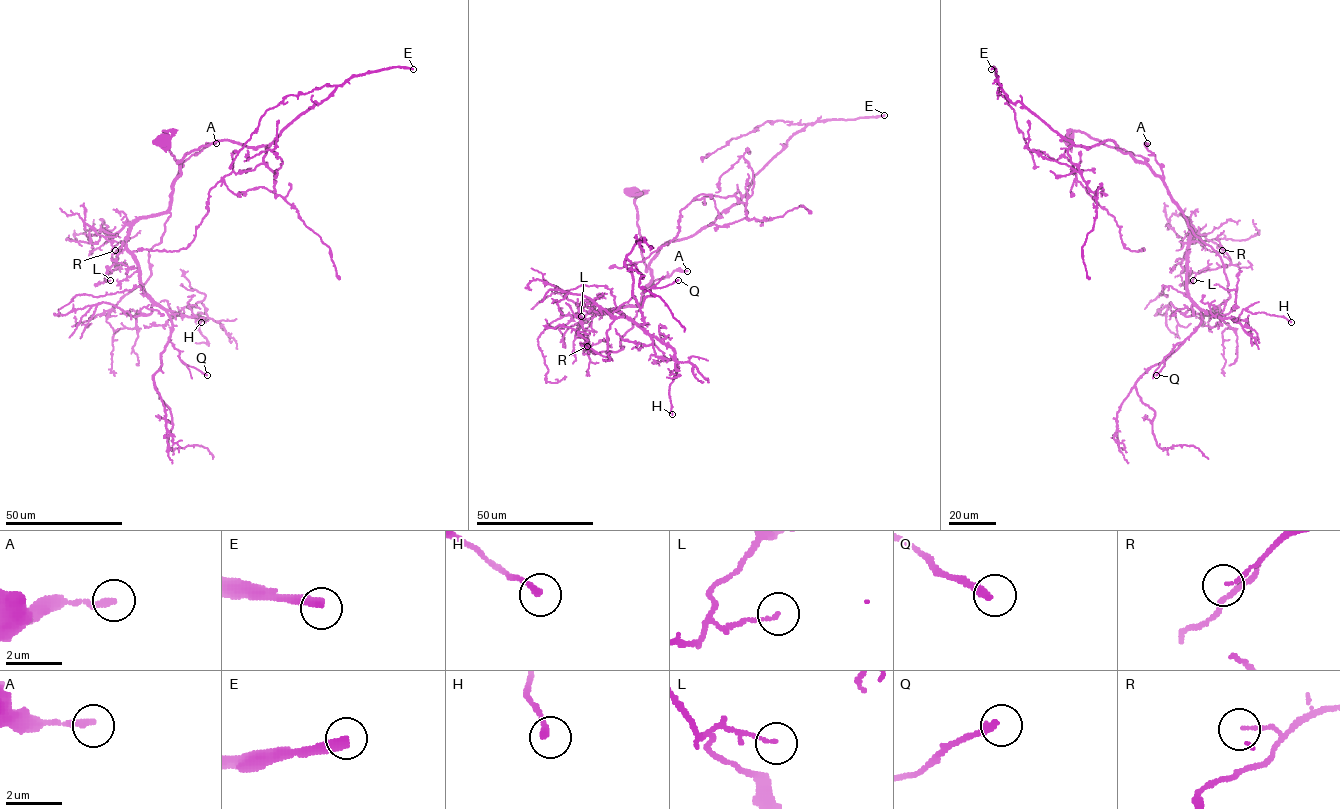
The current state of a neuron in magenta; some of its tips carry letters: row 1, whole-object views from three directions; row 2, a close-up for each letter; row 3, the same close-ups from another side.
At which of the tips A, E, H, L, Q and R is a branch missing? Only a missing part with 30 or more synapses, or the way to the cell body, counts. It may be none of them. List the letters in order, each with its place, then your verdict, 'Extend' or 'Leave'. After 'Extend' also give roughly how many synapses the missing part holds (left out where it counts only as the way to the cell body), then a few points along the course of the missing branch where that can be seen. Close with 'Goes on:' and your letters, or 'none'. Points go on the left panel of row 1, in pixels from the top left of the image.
A: Place: (216, 143). Leave
E: Place: (413, 69). Extend. Roughly 250 synapses
H: Place: (201, 322). Leave
L: Place: (110, 280). Leave
Q: Place: (207, 375). Leave
R: Place: (115, 250). Leave
Goes on: E

